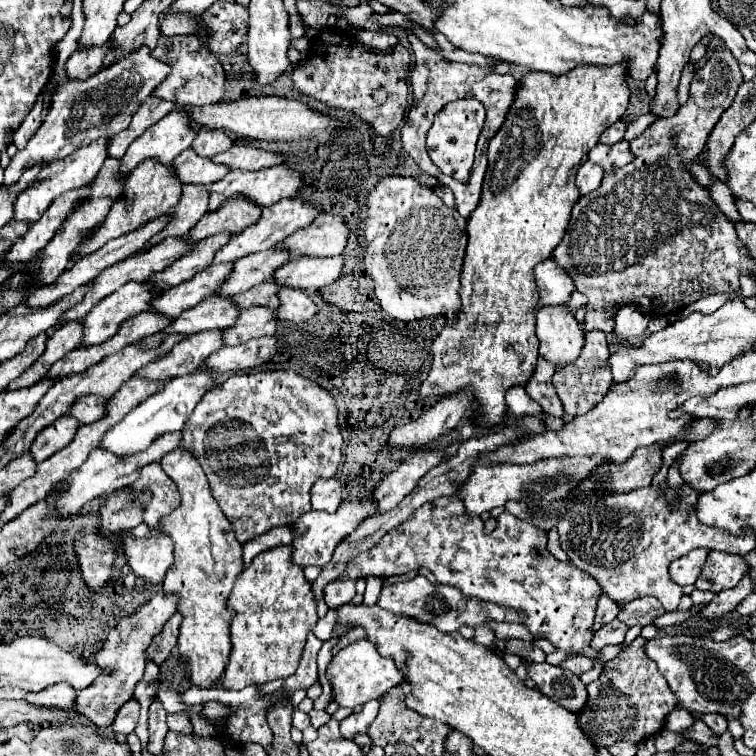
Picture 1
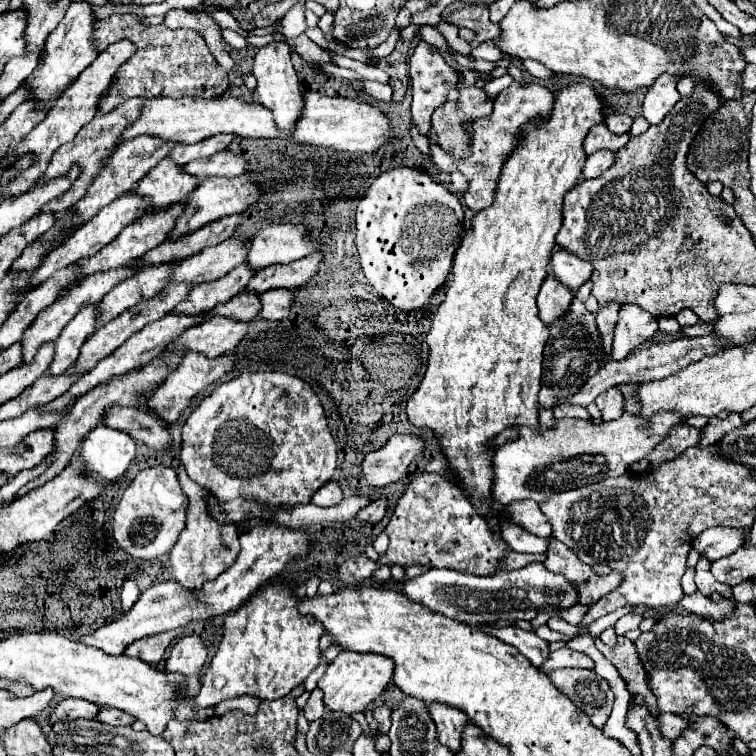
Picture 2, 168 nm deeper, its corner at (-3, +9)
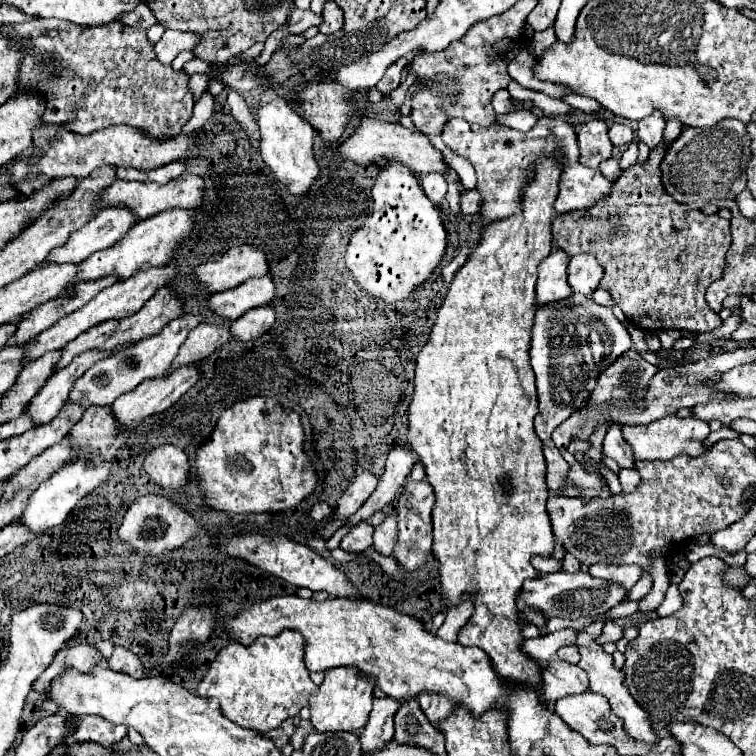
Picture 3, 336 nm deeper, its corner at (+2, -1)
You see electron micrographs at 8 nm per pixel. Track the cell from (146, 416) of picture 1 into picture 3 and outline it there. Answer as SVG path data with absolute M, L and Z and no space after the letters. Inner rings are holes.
M77 460L73 464L65 464L29 496L29 504L19 518L19 524L29 526L31 532L43 532L47 528L59 526L81 498L91 494L111 476L111 464L113 460L103 462L103 464L93 464L91 460Z

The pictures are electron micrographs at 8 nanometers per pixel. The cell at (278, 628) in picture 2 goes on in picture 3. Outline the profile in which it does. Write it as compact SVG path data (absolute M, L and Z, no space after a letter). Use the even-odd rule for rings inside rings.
M283 630L275 638L261 636L251 646L231 642L211 662L197 694L217 698L223 714L241 728L255 732L275 730L287 718L295 718L317 690L303 664L303 650L305 640L293 630Z

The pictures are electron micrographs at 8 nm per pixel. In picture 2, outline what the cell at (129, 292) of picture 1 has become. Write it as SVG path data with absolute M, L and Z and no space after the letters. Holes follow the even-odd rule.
M86 306L74 320L68 322L68 326L62 330L62 334L56 340L56 356L50 364L50 374L62 374L66 372L78 358L80 346L90 338L90 334L96 332L94 326L94 306Z

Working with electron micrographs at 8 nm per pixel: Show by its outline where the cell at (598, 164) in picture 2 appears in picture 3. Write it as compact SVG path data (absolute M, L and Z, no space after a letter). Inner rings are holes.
M609 158L605 160L599 170L609 178L609 180L617 180L617 176L621 176L621 168L619 168L619 160L617 158Z

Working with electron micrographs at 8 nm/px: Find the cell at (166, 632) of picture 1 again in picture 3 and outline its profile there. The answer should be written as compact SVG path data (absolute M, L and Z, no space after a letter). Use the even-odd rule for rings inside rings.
M115 646L113 654L109 656L109 668L113 672L123 672L123 674L129 674L135 678L143 676L143 666L141 666L139 658L123 646Z

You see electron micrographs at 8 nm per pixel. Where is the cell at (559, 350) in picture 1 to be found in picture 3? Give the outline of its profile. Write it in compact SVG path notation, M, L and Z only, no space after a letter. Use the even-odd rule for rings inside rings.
M561 250L551 252L539 264L539 278L537 278L537 302L539 304L563 300L565 296L573 292L567 282L567 266L569 266L569 256Z

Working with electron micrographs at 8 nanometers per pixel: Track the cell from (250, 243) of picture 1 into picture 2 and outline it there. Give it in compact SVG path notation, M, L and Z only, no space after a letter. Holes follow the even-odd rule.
M232 236L226 242L220 242L218 246L202 250L202 254L198 256L194 254L194 258L186 258L186 262L180 262L180 266L172 272L170 284L202 284L222 278L226 272L246 260L246 246L250 246L250 238Z

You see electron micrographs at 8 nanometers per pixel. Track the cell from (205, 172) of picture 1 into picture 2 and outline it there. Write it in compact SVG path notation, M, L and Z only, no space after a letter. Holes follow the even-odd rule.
M168 156L158 166L154 166L134 190L150 200L152 210L158 210L186 198L186 194L194 190L198 182L200 178L190 178L184 166L178 166L174 158Z

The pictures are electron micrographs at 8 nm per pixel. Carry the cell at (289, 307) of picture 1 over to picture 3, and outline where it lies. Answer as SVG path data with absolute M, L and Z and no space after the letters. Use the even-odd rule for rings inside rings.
M269 306L253 308L253 310L245 312L245 316L231 322L231 336L235 340L249 342L249 340L263 336L273 326L273 322L275 322L275 310L273 308L269 308Z

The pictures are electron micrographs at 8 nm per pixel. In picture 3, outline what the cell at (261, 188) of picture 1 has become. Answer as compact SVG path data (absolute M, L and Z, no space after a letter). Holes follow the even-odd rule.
M173 208L173 210L161 212L159 216L151 216L149 220L141 220L141 222L133 224L133 228L113 248L107 248L107 250L101 250L101 252L95 252L93 256L89 256L89 260L85 260L79 266L75 280L71 284L67 284L65 290L69 292L79 282L91 282L91 280L99 280L105 276L115 276L117 280L127 280L147 268L163 266L173 256L173 250L177 250L179 246L183 246L187 242L191 228L193 228L193 212L191 210Z

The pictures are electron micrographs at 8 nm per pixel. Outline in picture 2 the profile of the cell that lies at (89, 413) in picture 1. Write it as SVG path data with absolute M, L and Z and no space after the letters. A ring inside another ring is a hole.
M114 406L114 410L106 410L106 426L126 430L138 442L144 442L154 450L170 446L170 434L166 432L162 420L140 408Z

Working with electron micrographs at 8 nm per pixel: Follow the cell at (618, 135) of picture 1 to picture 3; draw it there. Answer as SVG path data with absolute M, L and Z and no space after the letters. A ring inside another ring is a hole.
M613 124L609 128L609 138L615 146L623 146L623 144L633 142L633 130L627 124Z

